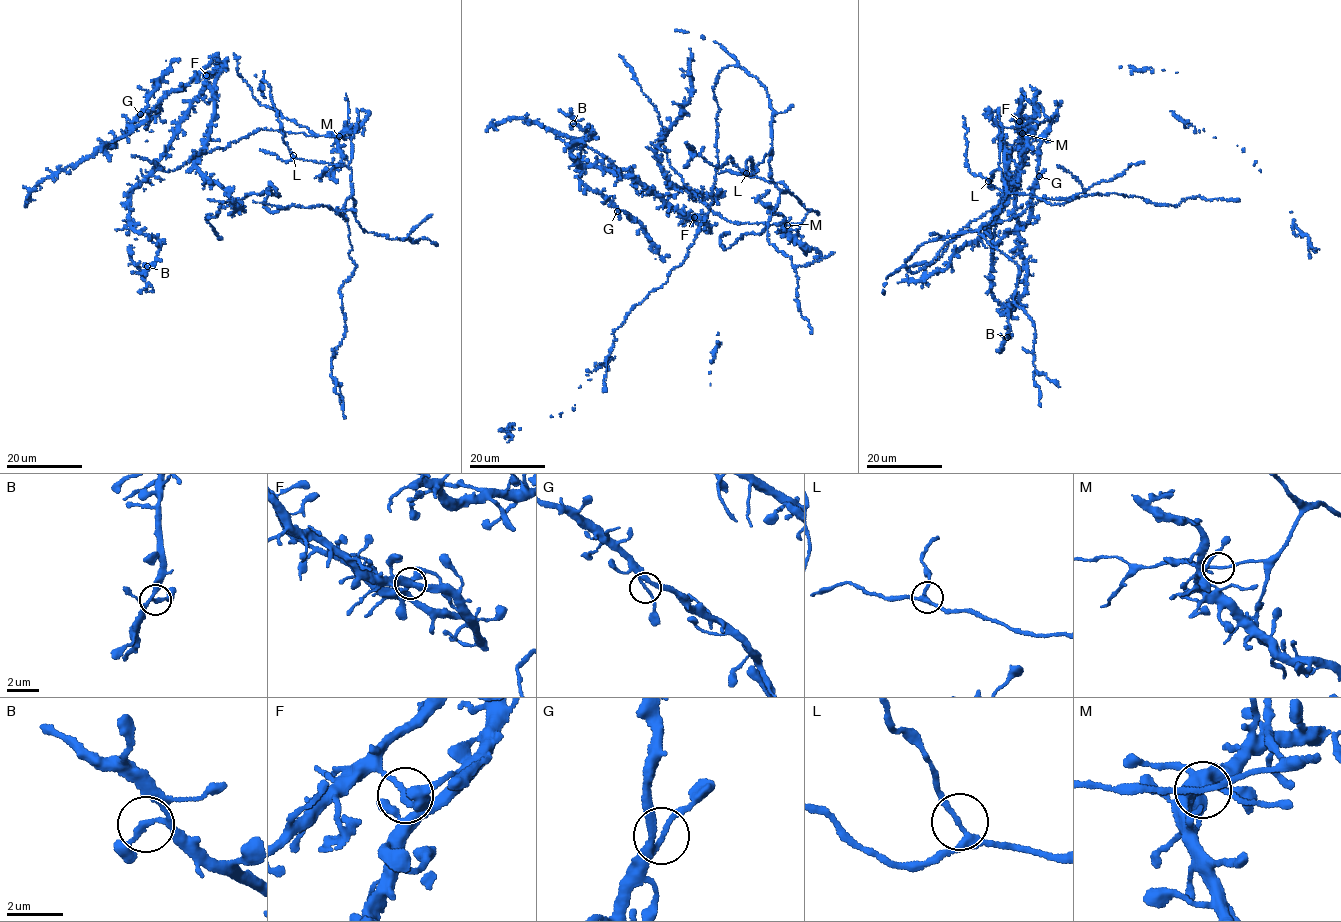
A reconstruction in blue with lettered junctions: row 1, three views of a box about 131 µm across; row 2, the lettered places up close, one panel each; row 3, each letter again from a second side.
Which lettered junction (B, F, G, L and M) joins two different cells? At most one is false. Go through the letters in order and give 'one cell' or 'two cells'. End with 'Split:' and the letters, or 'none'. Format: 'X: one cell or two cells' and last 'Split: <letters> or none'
B: one cell
F: one cell
G: one cell
L: one cell
M: one cell
Split: none

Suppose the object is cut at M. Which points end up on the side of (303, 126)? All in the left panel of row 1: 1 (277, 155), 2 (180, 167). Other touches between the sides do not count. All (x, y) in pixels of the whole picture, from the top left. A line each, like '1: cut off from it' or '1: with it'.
1: cut off from it
2: with it

